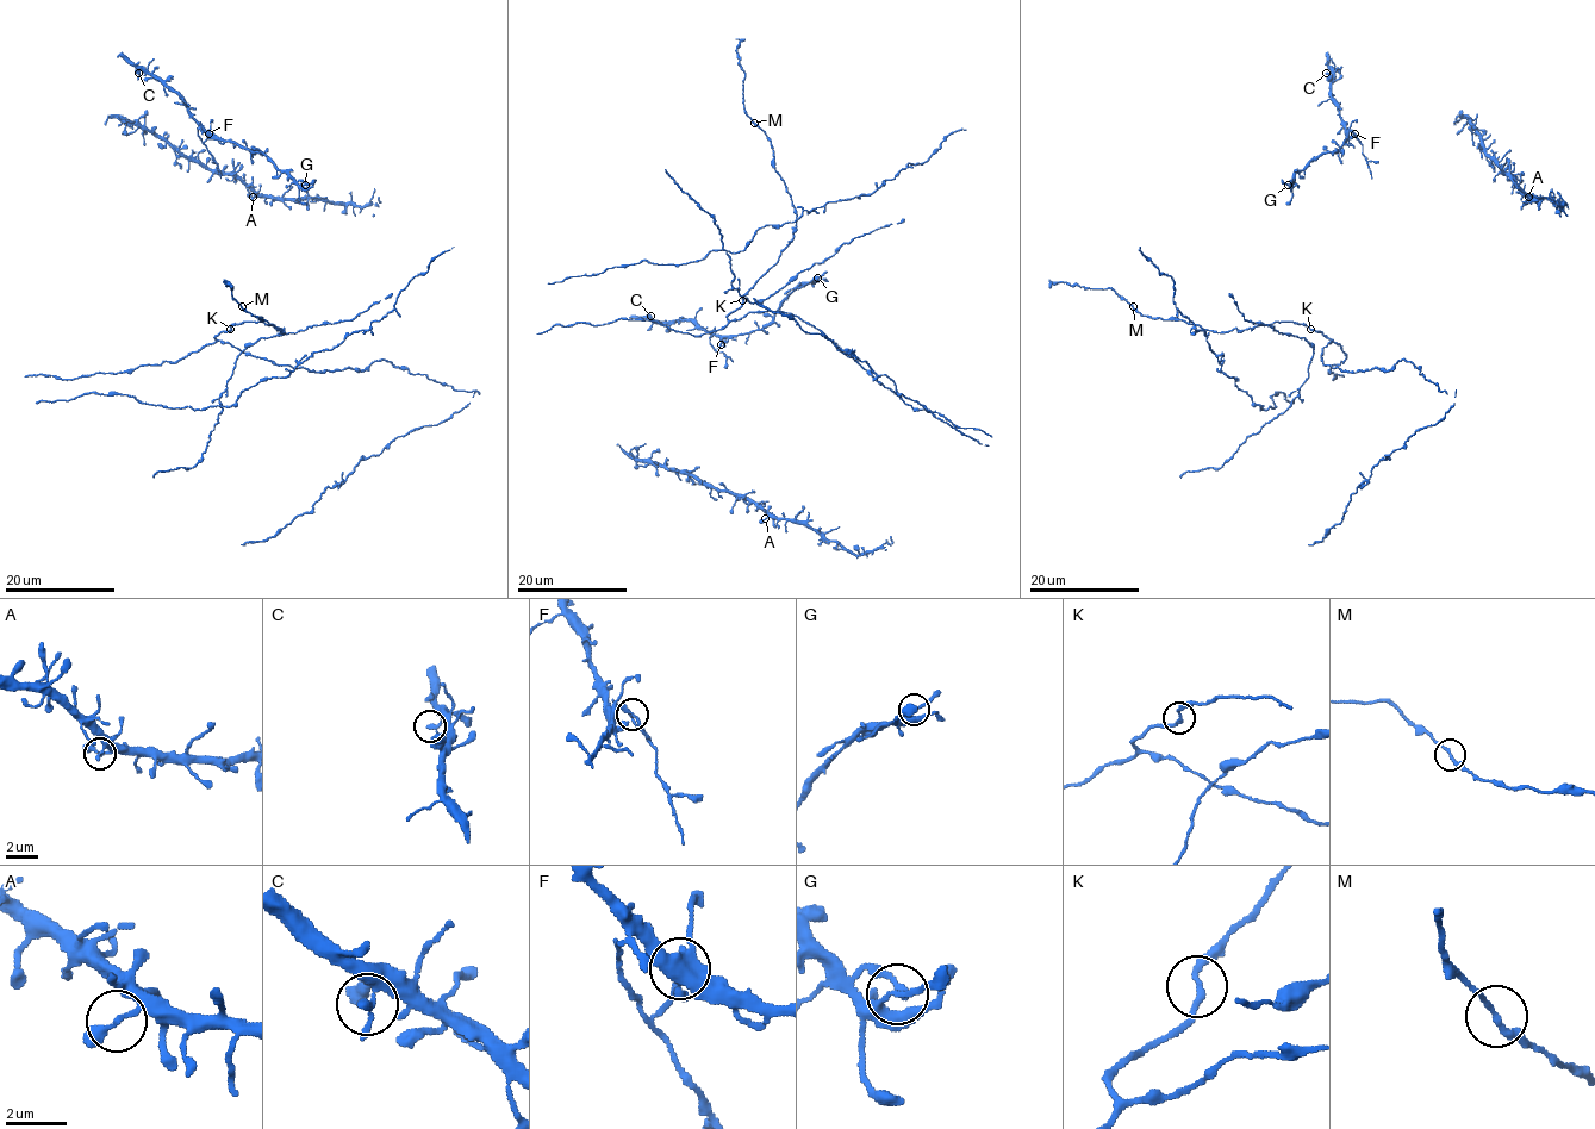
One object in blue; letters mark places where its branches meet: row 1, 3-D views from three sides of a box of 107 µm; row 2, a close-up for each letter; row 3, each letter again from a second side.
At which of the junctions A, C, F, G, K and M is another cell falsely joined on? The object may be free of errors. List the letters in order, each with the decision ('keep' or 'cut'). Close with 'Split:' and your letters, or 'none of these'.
A: keep
C: keep
F: cut
G: keep
K: keep
M: keep
Split: F

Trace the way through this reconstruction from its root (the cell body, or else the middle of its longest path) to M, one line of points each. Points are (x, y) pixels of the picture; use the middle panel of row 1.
M: (745, 294), (777, 261), (792, 237), (797, 219), (791, 197), (774, 169), (771, 139), (754, 122)

